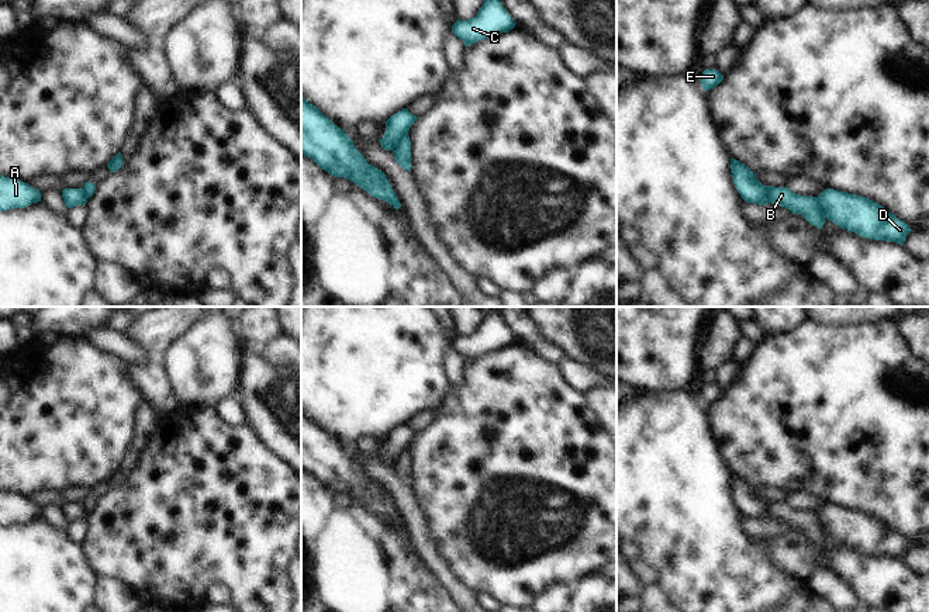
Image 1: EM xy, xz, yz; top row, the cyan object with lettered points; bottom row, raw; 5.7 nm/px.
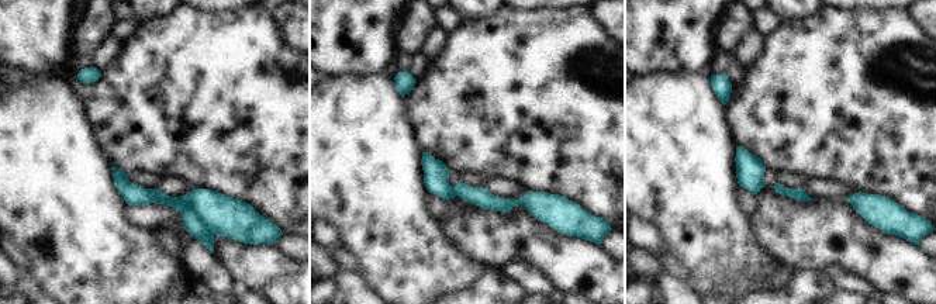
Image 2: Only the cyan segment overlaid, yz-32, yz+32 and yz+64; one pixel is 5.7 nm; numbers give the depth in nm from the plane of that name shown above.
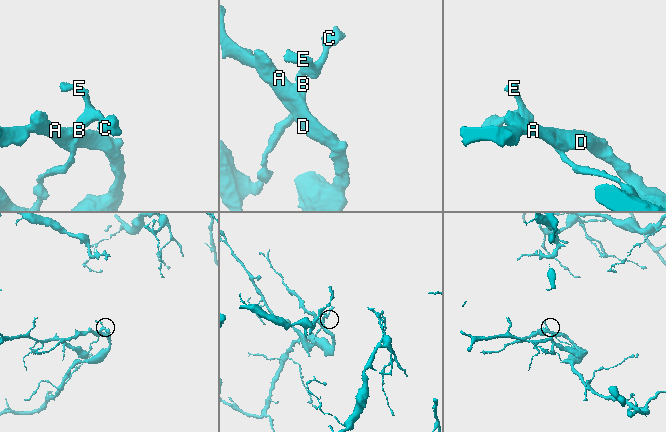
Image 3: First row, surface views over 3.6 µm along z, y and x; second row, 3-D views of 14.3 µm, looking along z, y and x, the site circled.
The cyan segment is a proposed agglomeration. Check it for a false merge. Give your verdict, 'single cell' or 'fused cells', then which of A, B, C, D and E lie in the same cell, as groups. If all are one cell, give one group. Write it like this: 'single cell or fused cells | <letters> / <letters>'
fused cells | A C D E / B

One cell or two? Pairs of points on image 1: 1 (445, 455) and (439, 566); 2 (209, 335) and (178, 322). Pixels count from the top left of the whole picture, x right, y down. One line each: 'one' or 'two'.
1: two
2: two

